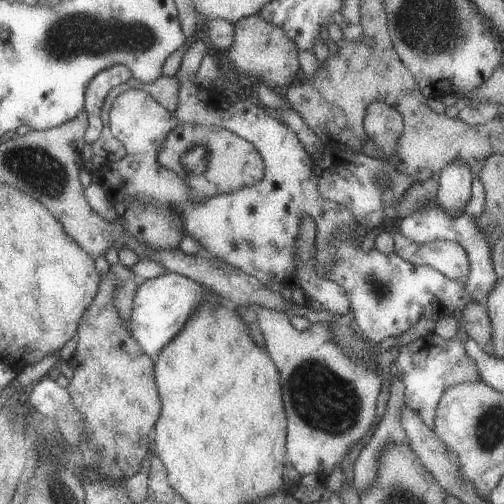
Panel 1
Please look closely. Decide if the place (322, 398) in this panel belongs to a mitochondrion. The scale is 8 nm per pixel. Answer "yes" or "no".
yes

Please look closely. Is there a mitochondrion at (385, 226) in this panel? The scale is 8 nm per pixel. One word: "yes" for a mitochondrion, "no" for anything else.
no

